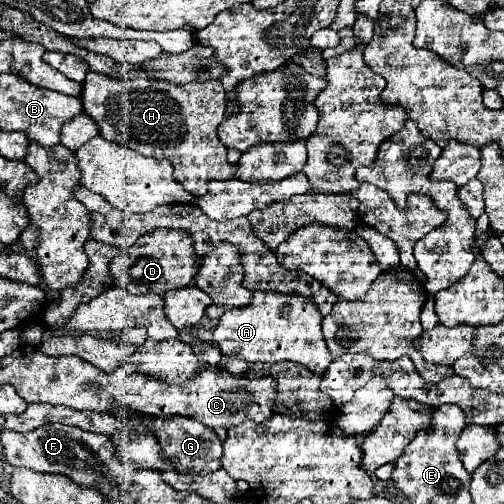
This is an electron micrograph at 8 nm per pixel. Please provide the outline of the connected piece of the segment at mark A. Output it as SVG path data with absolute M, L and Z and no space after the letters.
M255 290L251 304L223 312L217 328L213 330L213 342L219 344L223 356L241 356L247 362L265 364L291 360L303 364L315 374L325 374L327 366L333 362L333 356L321 334L321 318L323 316L319 308L313 306L313 300L297 292L281 294L271 290Z

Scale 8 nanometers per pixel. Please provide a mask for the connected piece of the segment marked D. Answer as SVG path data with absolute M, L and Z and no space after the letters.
M167 228L141 236L129 250L123 250L111 262L115 284L125 288L129 294L155 292L163 296L165 290L173 290L177 286L187 286L189 282L193 282L197 270L199 262L195 262L193 240L189 238L189 234L185 230L167 230Z

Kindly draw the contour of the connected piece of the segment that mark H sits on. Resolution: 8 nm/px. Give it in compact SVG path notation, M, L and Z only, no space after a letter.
M87 72L81 100L85 114L95 120L105 140L123 144L143 156L167 158L175 170L173 178L193 196L207 194L211 180L235 178L237 174L239 166L227 160L227 148L217 138L217 126L225 112L221 80L177 86L167 80L127 80Z

